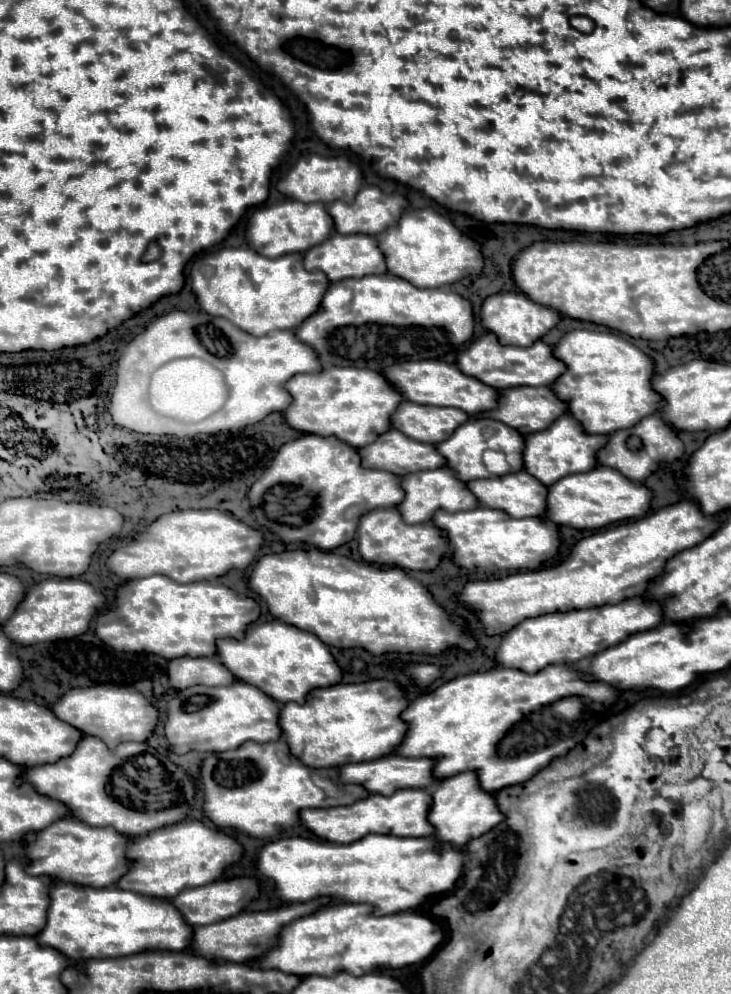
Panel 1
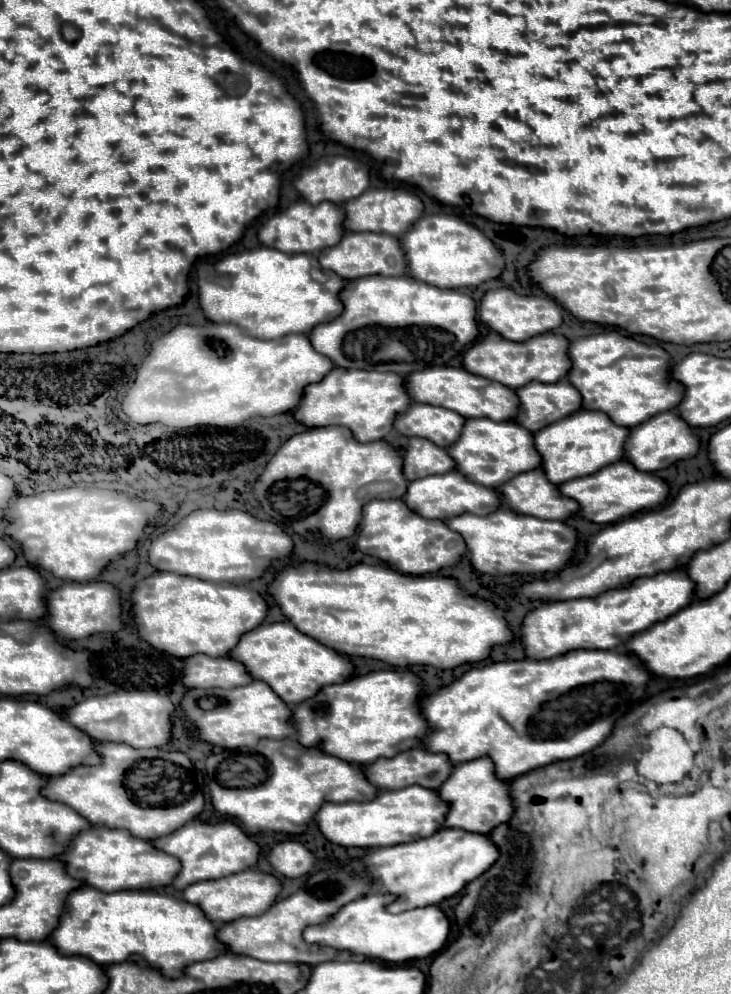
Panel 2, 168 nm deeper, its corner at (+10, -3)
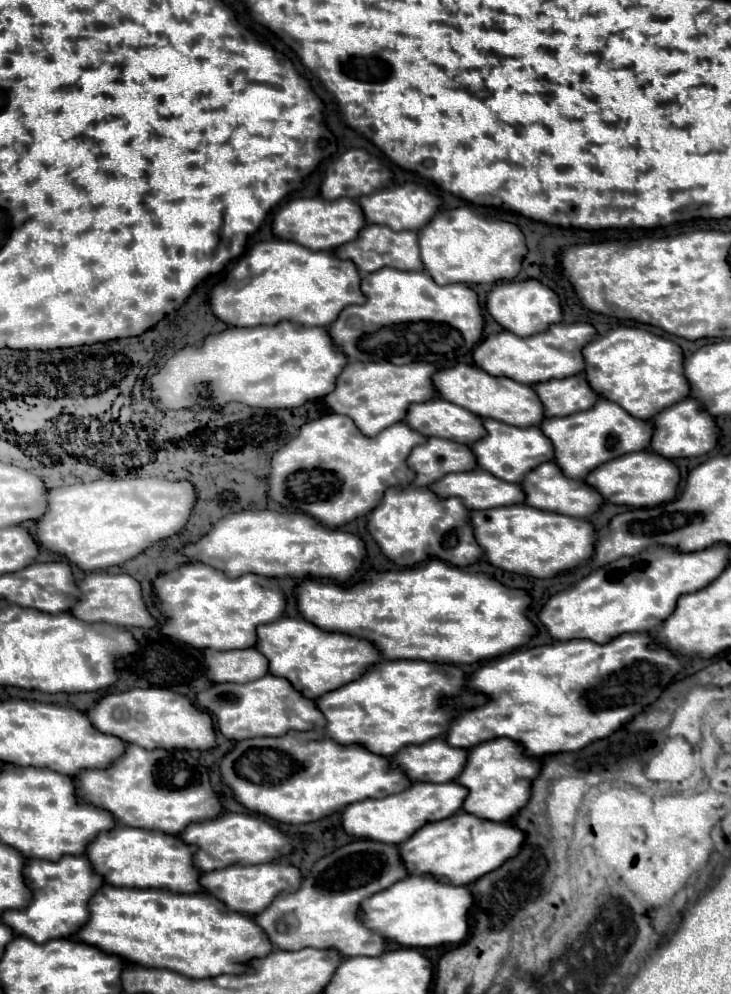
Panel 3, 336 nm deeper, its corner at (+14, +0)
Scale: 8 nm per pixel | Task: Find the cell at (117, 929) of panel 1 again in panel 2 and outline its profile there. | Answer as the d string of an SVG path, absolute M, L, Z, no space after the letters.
M84 886L80 890L70 892L68 900L66 900L66 910L64 916L58 924L58 928L52 932L50 940L56 944L56 948L60 948L60 952L72 952L76 956L86 956L92 962L100 964L100 966L110 966L110 964L120 964L124 962L128 956L138 954L146 960L146 964L150 964L152 968L164 970L166 978L180 978L186 970L186 966L194 964L194 962L202 962L202 960L212 960L220 954L226 954L228 948L216 938L216 924L206 918L206 914L180 898L174 898L172 894L162 892L150 892L150 890L120 890L120 892L102 892L96 890L92 886Z

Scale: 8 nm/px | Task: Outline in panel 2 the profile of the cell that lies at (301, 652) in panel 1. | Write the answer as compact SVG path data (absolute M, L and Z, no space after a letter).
M274 622L254 628L240 638L232 656L236 656L236 660L244 660L244 664L248 664L248 672L252 672L256 680L270 684L288 706L296 706L316 696L326 684L346 682L354 672L354 664L348 656L342 658L336 650L302 634L292 622Z

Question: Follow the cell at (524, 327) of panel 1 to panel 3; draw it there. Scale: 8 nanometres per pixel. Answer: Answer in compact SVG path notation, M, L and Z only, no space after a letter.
M534 279L498 283L488 293L486 309L488 309L488 313L492 315L492 319L498 325L508 329L510 333L516 333L518 337L530 337L534 333L546 331L552 323L560 323L562 321L562 309L560 309L558 297L554 295L554 291L550 291L540 281L534 281Z

